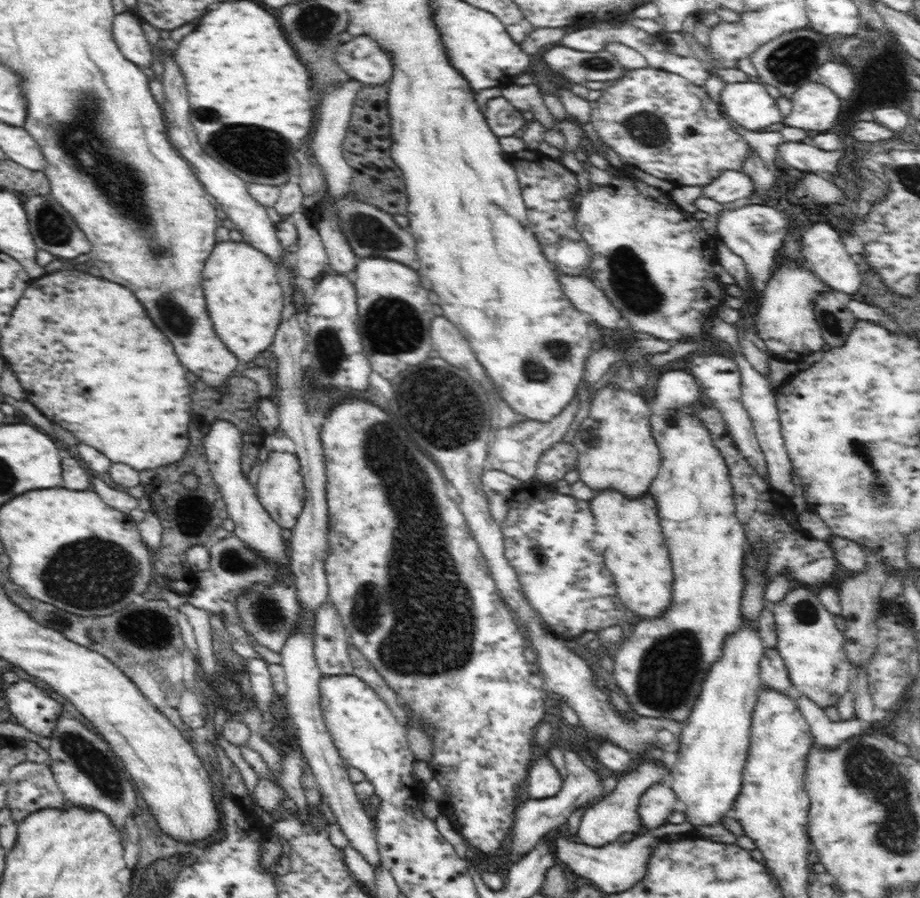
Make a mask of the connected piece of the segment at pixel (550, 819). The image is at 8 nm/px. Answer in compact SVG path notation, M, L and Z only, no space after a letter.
M564 752L568 774L563 780L562 788L556 796L543 799L528 799L520 805L514 814L515 826L512 827L509 860L518 862L522 856L530 852L539 841L550 835L553 831L564 829L567 826L568 817L574 810L596 804L602 797L602 780L605 775L599 773L597 768L589 767L576 752Z

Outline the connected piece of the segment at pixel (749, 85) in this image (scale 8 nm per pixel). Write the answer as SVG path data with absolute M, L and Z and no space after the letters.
M734 82L726 84L720 92L722 111L737 127L761 131L784 122L776 100L763 85L761 82Z

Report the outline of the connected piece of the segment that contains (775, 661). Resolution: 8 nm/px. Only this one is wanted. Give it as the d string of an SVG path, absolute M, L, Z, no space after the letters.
M764 643L764 658L760 660L760 679L764 687L768 687L770 690L775 690L776 692L781 692L782 694L795 695L792 690L792 684L788 675L788 669L786 668L783 658L777 649L770 649L766 647Z

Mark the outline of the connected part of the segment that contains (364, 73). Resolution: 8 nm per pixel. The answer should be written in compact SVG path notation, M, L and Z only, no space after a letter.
M369 34L354 36L338 46L340 68L362 85L384 85L393 78L394 65L380 43Z

